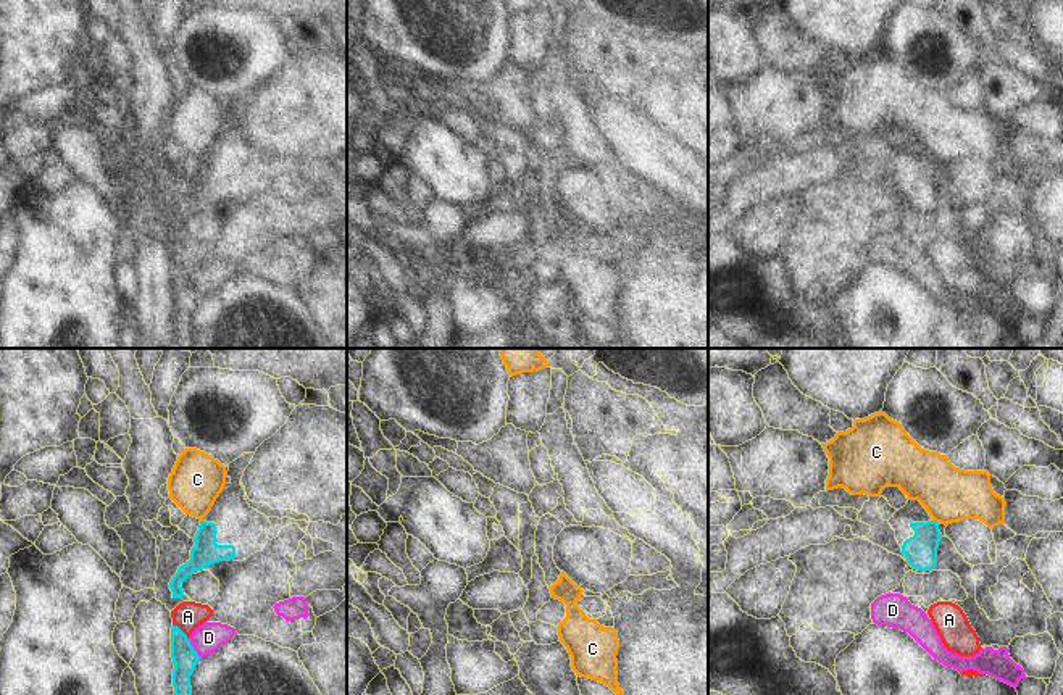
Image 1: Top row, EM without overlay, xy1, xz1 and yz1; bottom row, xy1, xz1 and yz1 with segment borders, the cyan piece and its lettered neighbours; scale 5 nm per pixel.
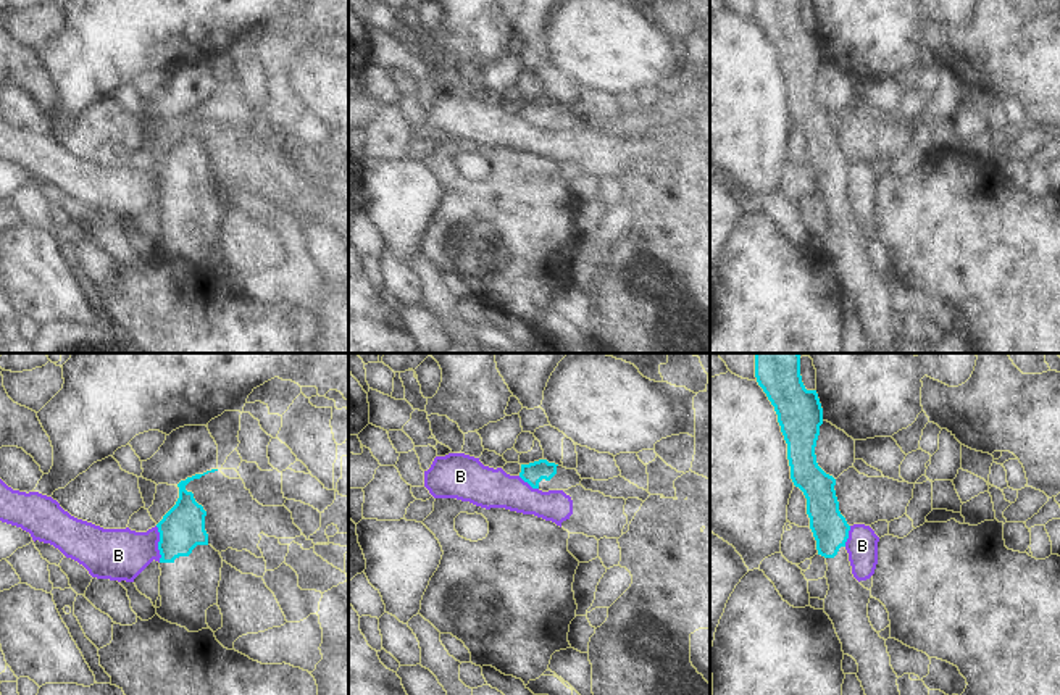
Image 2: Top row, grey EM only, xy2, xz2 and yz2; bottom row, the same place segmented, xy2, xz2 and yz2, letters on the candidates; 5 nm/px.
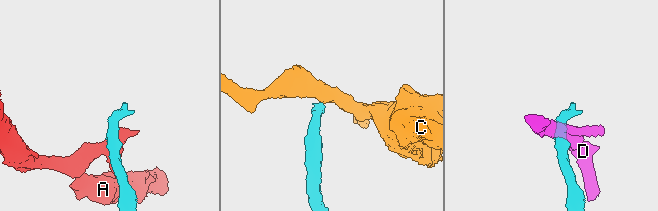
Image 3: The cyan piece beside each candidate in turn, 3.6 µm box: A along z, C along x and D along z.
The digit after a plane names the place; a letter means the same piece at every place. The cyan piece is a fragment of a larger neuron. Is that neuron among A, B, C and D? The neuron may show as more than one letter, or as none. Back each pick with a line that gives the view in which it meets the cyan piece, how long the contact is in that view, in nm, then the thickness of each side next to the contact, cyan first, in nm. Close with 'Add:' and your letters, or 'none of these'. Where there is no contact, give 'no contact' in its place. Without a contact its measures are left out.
Add: none of these

